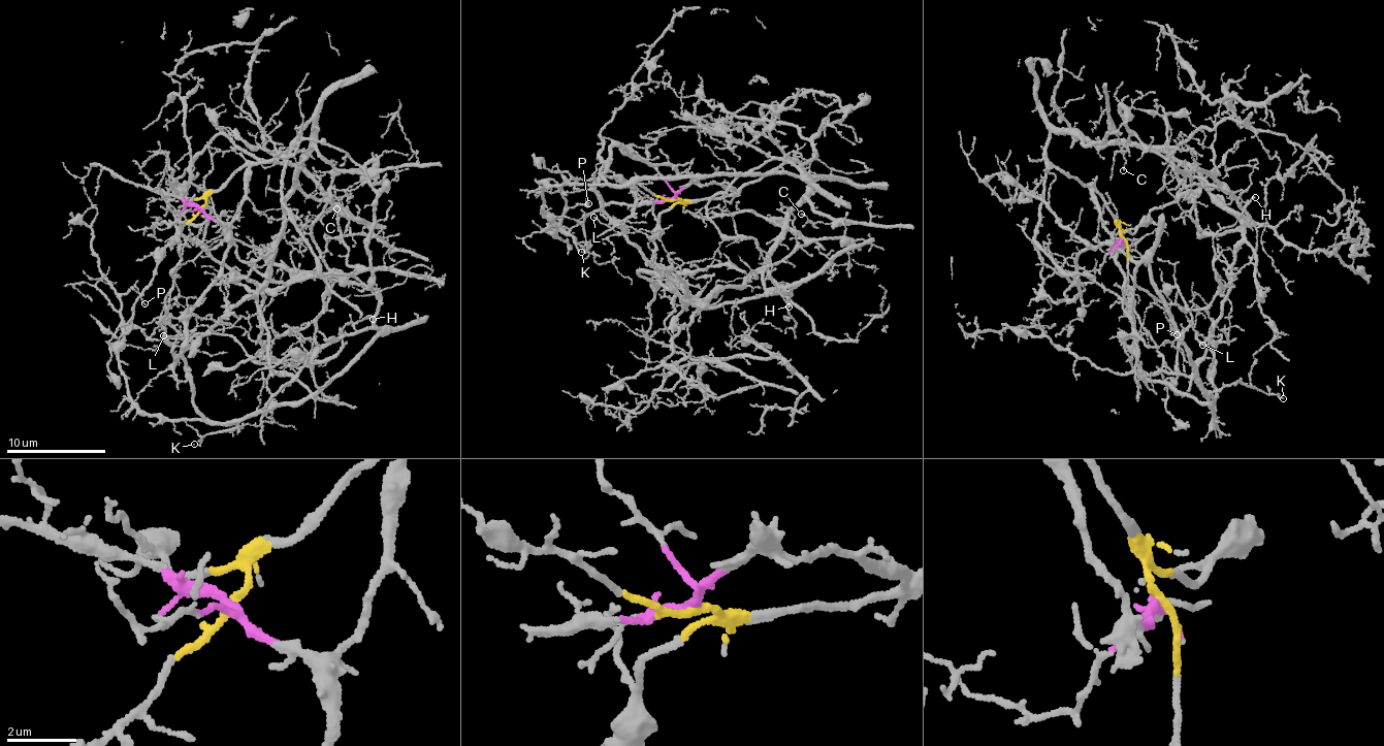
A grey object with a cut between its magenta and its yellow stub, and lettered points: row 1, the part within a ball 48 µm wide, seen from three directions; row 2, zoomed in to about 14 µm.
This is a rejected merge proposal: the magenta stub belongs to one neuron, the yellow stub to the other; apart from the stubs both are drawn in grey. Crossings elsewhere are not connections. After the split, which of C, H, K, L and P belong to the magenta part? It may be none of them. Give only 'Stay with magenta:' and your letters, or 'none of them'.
Stay with magenta: H, K, L

